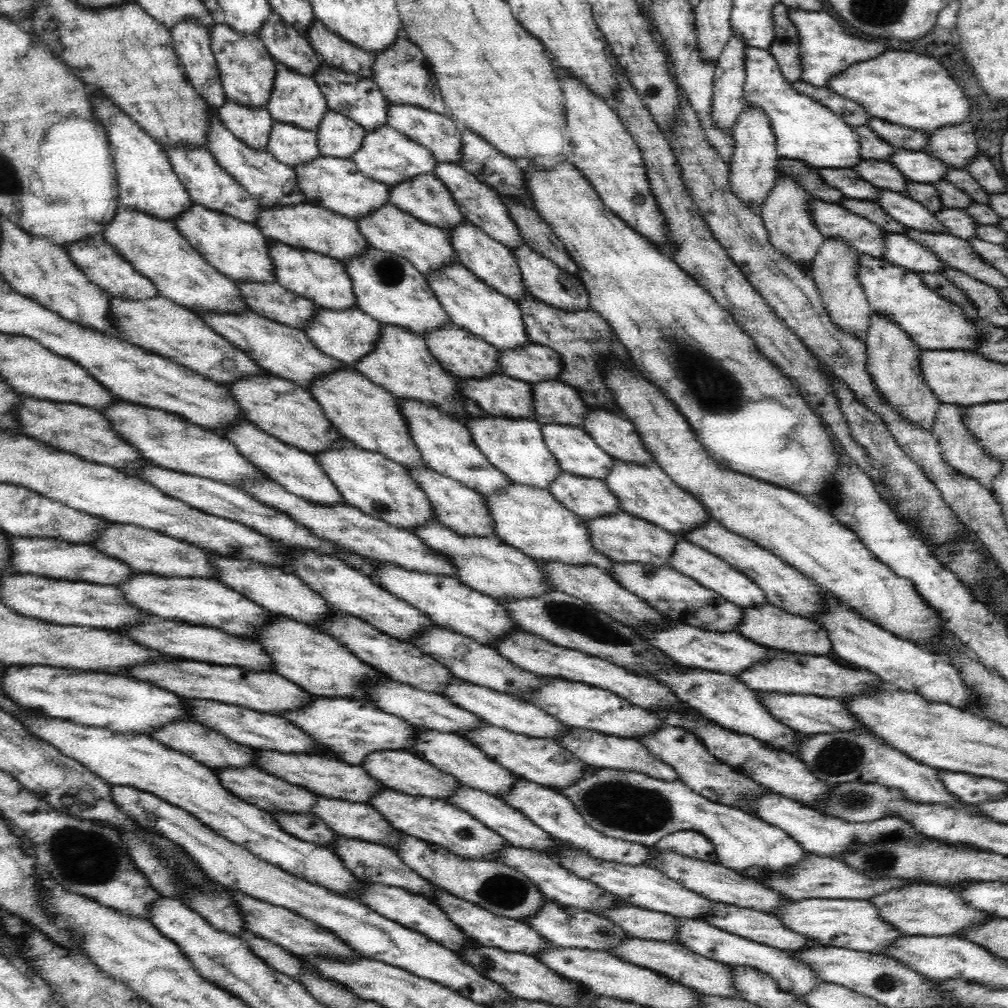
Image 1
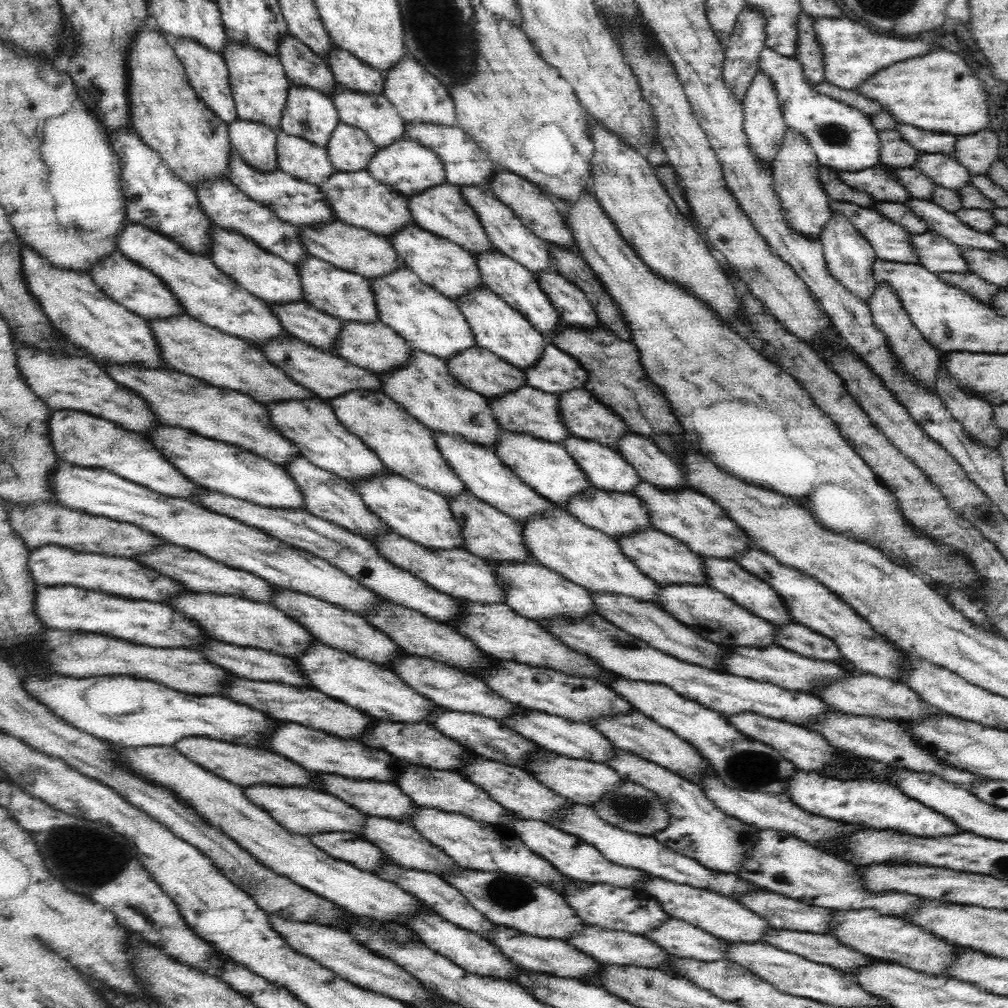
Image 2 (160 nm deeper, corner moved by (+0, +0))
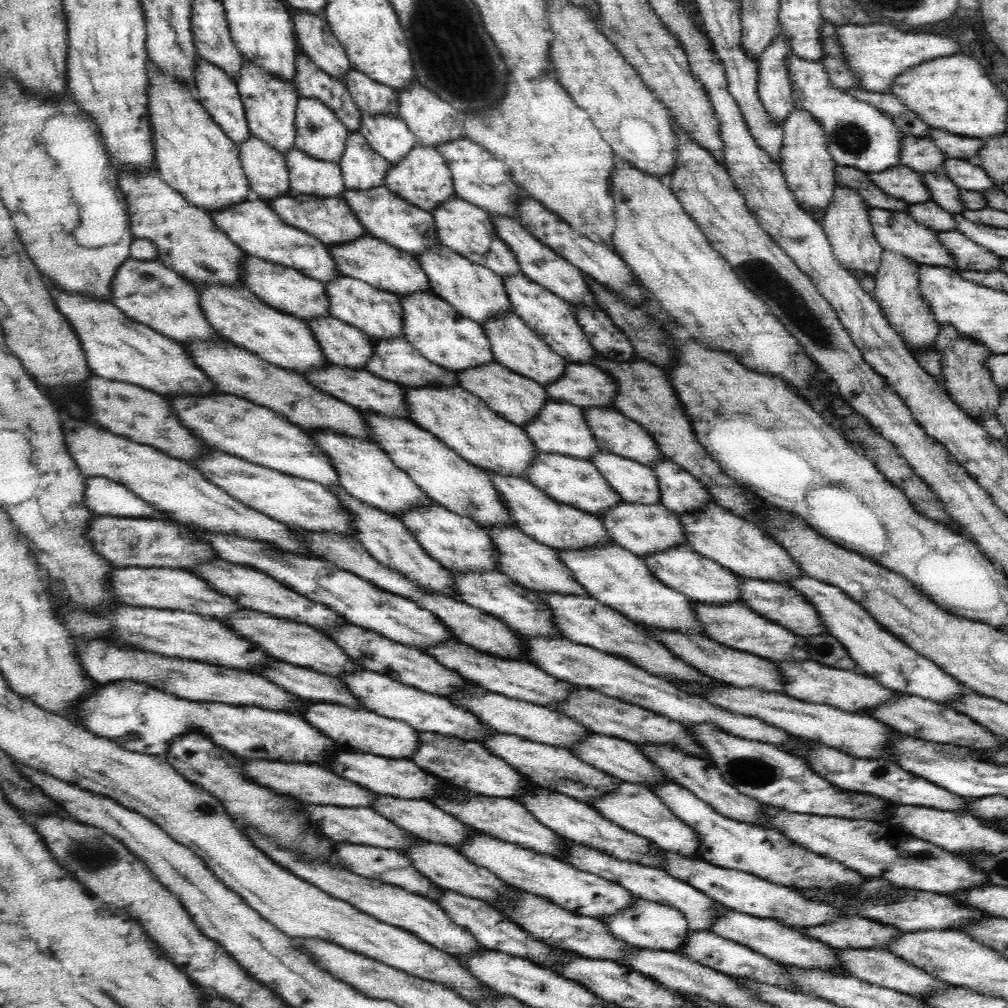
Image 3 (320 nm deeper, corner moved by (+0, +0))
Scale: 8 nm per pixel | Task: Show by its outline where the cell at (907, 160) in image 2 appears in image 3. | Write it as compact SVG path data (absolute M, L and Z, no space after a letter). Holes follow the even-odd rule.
M904 136L900 164L923 174L943 170L946 159L931 138Z

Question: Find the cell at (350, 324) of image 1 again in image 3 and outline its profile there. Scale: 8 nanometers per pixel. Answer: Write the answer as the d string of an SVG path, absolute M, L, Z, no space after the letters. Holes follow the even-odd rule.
M405 337L393 338L394 340L373 340L376 344L376 354L372 360L365 366L368 372L378 375L384 380L398 383L404 388L424 388L424 387L444 387L446 389L460 385L457 379L457 373L452 370L446 370L423 358L412 344L409 344Z

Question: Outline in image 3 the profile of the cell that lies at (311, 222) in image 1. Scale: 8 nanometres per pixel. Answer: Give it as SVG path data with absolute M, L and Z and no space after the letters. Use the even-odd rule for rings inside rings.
M364 235L345 245L327 247L344 277L366 282L377 290L396 294L398 298L408 298L412 294L434 294L428 275L422 270L416 257L371 235Z

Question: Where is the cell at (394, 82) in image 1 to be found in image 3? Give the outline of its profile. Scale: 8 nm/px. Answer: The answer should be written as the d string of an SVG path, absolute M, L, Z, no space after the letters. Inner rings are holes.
M417 80L408 86L408 90L398 93L399 116L405 120L411 132L416 137L415 144L436 149L440 145L447 145L452 141L460 139L460 132L465 127L462 115L436 94L421 86Z

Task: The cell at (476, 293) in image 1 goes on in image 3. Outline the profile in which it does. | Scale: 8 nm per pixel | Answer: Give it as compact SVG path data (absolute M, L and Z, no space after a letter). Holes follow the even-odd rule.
M512 314L512 316L494 318L494 320L490 320L486 324L483 331L487 334L496 361L513 373L532 379L544 388L546 385L555 383L559 381L560 377L563 377L568 363L556 352L551 351L541 338L528 329L528 326L517 315Z

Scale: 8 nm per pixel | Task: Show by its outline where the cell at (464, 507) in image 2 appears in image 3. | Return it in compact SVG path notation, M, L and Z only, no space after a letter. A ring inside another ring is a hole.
M492 527L488 529L492 542L500 555L501 572L508 575L516 584L536 593L546 595L576 595L576 597L592 597L576 580L574 573L560 561L556 549L536 542L516 527Z

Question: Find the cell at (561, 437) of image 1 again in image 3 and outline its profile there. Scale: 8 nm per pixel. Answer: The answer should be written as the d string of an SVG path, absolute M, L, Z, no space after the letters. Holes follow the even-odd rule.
M598 453L592 464L624 503L655 505L661 502L659 480L654 469L614 453Z

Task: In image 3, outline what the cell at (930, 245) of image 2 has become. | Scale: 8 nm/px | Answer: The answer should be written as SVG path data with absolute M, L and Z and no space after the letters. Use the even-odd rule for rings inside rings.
M958 230L938 233L939 241L950 251L957 268L988 272L997 271L1003 263L1002 256L994 254L985 246L976 244Z

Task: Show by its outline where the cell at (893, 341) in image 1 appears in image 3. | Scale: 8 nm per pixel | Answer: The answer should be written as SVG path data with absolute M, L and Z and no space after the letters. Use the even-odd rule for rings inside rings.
M883 250L880 266L876 270L876 297L884 314L906 347L930 347L935 345L938 334L936 315L932 313L930 302L924 299L920 291L920 276L917 274L920 264L900 252Z

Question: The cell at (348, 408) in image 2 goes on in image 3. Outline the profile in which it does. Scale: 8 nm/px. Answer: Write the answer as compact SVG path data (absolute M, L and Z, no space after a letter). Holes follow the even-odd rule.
M374 414L364 416L364 419L372 431L373 440L434 502L450 512L469 518L483 529L492 527L519 529L503 503L499 490L484 469L460 458L454 450L440 442L432 433L421 430L413 422L383 418Z

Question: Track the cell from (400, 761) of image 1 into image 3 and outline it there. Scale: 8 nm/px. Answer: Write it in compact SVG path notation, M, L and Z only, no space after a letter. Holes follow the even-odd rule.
M472 796L468 802L449 802L447 798L438 798L432 803L444 812L448 812L464 823L484 832L490 837L502 842L512 843L524 849L532 850L542 855L548 855L558 860L567 860L570 851L570 843L564 837L556 834L550 828L538 822L538 818L533 816L520 802L508 798L488 798L486 796Z

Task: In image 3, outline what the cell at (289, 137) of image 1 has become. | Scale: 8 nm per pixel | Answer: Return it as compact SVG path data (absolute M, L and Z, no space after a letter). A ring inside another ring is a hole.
M297 147L285 154L289 183L296 194L318 198L340 197L345 191L338 163L310 158Z

